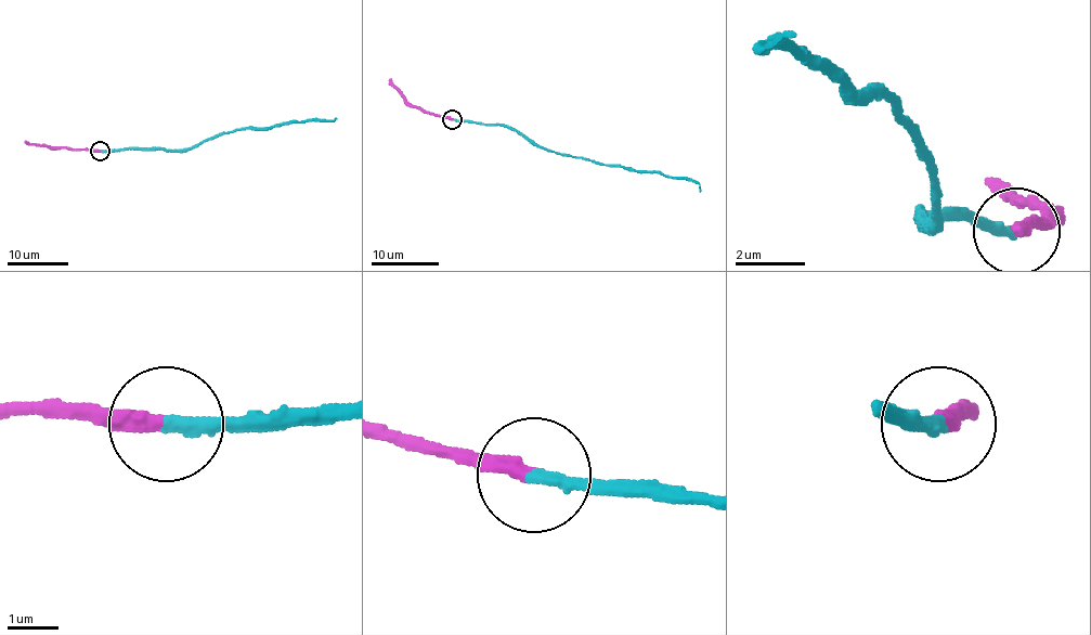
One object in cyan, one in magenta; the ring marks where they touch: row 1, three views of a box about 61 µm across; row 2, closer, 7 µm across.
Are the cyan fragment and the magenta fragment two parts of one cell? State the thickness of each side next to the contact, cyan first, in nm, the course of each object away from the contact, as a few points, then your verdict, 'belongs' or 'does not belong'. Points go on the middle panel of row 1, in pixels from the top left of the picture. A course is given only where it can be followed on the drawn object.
280 nm thick on the cyan side, 300 nm on the other; cyan runs (451, 119), (507, 125), (561, 155), (670, 177), (686, 177), (700, 185), (699, 192); magenta runs (451, 119), (413, 107), (390, 79); belongs

